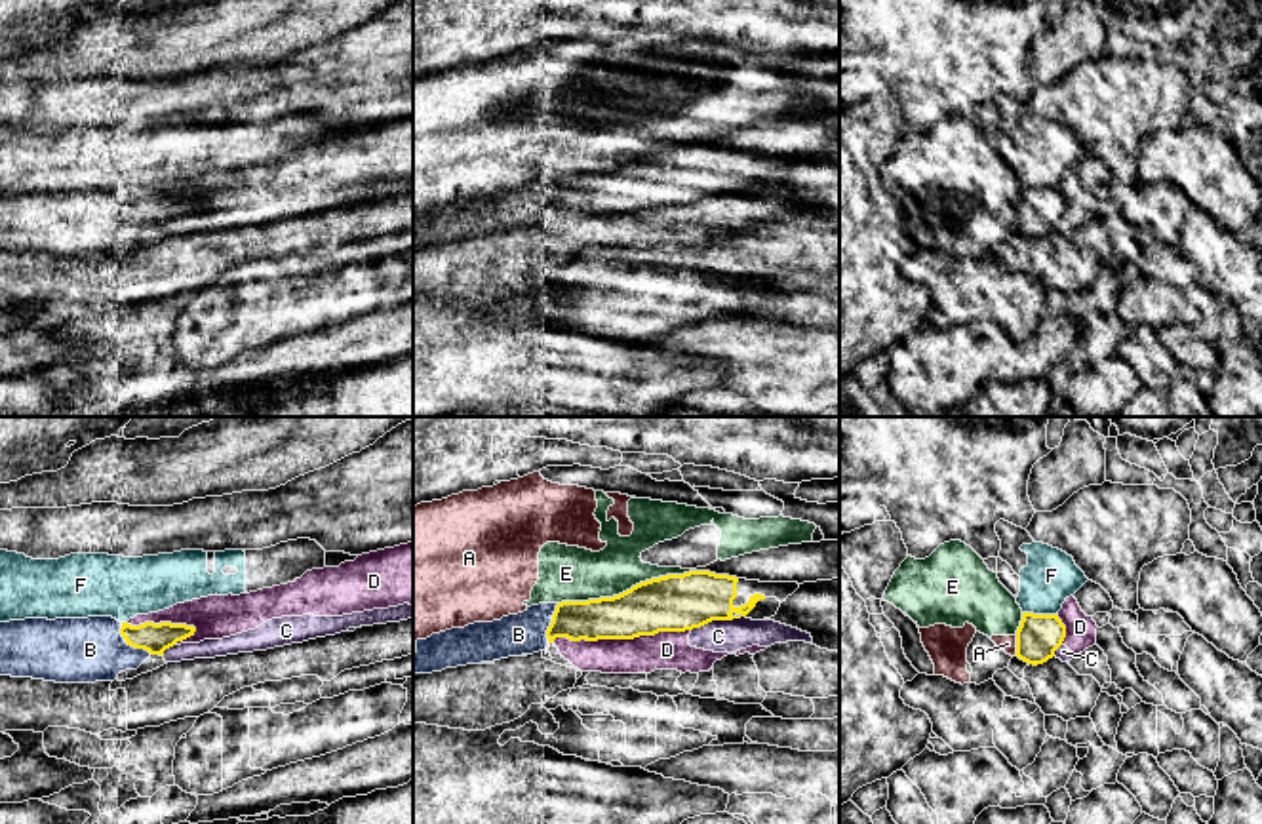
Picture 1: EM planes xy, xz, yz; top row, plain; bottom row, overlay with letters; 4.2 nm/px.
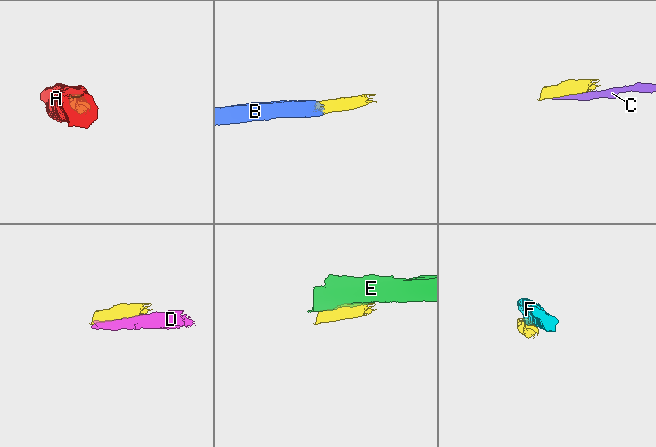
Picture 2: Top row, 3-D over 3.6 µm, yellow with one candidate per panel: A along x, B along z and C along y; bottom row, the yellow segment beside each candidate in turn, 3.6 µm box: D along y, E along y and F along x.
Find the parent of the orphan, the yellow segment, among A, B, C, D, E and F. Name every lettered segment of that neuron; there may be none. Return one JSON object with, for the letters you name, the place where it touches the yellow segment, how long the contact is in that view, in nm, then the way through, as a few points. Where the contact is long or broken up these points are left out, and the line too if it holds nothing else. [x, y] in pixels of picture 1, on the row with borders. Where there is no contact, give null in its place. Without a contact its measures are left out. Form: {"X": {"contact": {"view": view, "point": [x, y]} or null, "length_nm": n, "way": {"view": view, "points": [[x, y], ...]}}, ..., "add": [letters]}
{"B": {"contact": {"view": "xy", "point": [130, 644]}, "length_nm": 190}, "add": ["B"]}

